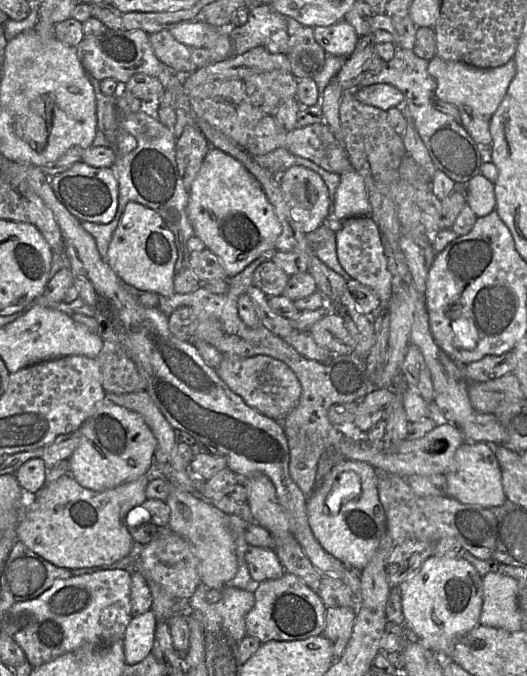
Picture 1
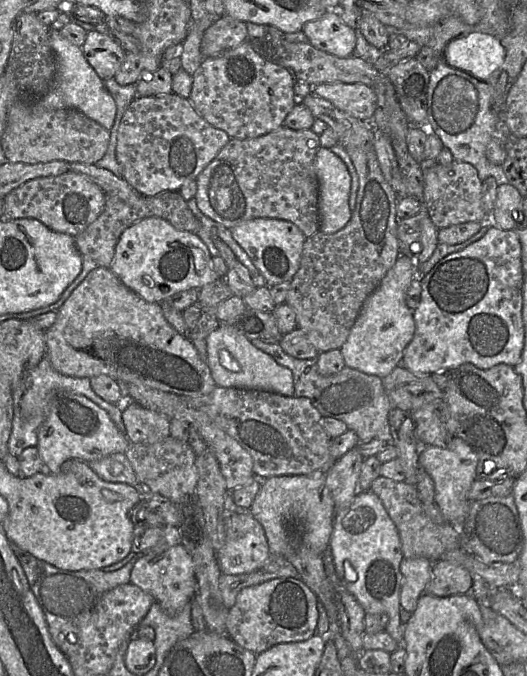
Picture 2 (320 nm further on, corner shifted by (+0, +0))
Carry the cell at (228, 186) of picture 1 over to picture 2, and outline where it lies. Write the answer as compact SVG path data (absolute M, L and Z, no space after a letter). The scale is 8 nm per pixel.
M256 218L242 222L231 228L230 232L264 276L268 287L286 281L291 282L299 269L303 244L307 239L295 224L275 218Z

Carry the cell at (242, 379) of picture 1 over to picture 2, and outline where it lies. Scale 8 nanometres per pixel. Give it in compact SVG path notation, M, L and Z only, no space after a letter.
M98 266L73 290L57 311L54 324L45 331L46 357L61 374L92 378L108 375L118 383L131 383L198 397L216 387L209 365L204 361L188 336L179 334L165 319L160 303L150 303L125 286L110 269Z

